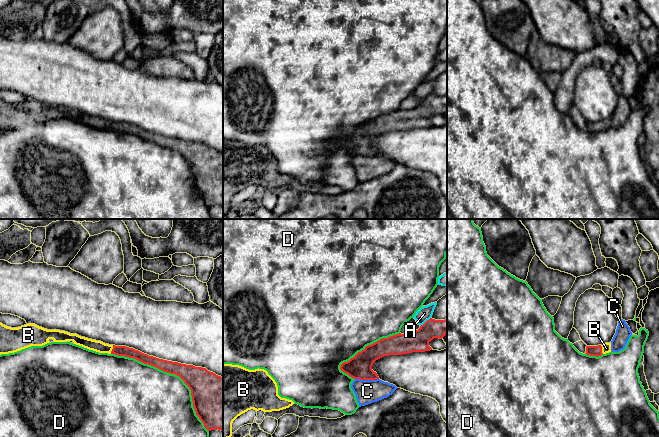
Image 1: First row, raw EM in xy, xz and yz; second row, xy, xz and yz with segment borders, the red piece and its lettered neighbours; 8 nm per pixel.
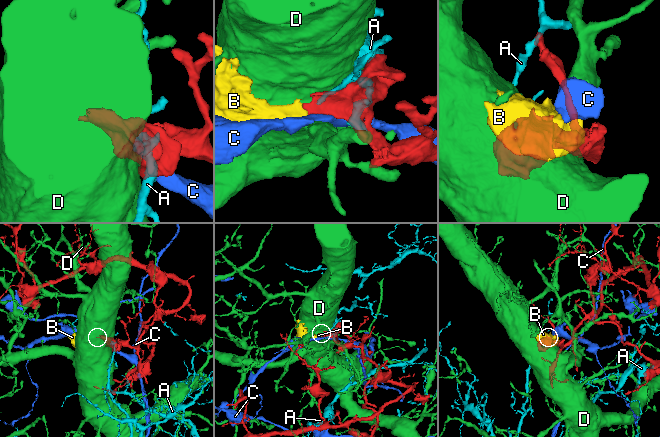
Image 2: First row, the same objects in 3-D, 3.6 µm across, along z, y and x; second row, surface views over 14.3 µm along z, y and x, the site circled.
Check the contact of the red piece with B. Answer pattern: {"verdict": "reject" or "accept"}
{"verdict": "accept"}

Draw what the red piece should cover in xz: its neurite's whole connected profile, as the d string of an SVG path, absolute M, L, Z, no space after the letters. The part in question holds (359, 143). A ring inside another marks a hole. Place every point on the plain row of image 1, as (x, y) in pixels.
M430 94L418 106L410 110L396 110L368 121L349 137L341 140L340 145L354 155L379 155L372 146L373 139L389 131L402 131L412 128L430 127L429 118L434 114L442 115L447 109L447 95Z

